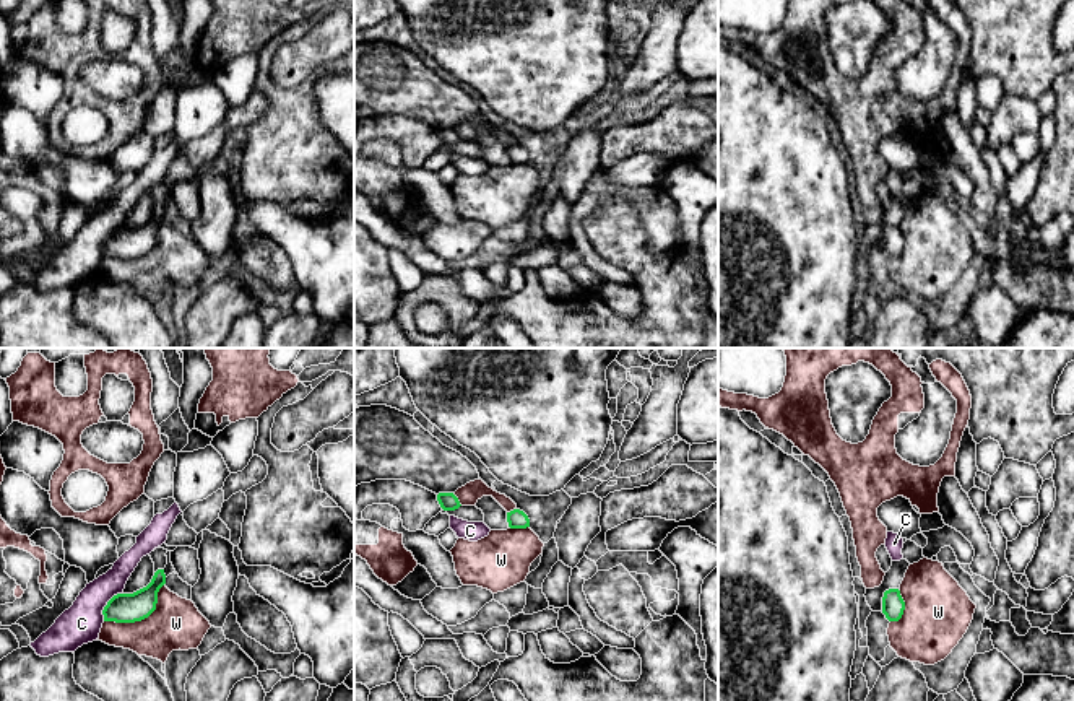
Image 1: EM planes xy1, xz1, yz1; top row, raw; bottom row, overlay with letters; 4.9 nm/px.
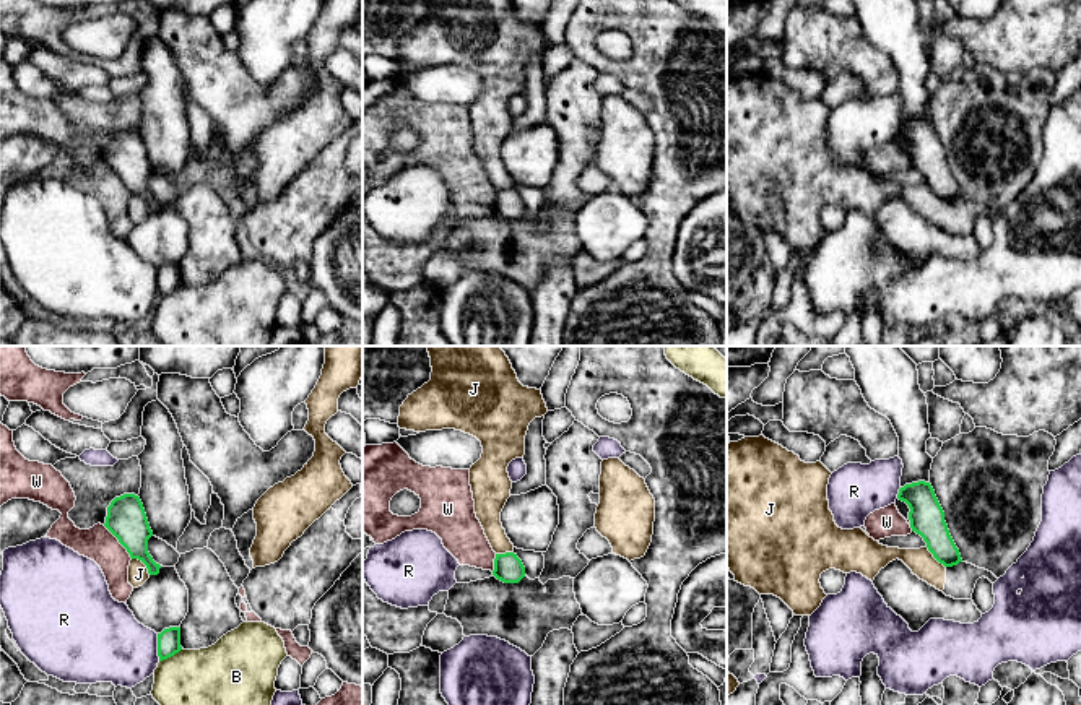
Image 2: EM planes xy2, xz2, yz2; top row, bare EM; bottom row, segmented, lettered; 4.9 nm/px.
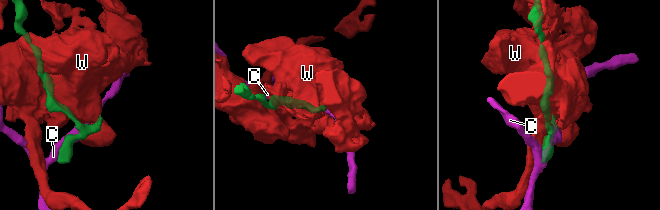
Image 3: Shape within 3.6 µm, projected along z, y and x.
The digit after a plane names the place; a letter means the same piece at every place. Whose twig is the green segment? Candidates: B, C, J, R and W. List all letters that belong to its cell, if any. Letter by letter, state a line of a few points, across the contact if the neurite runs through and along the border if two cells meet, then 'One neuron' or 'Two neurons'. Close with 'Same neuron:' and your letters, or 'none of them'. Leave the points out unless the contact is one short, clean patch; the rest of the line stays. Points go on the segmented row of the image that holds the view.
B: Two neurons
C: Two neurons
J: Line: xy2 (132, 557), (137, 557), (150, 574). Two neurons
R: Two neurons
W: Two neurons
Same neuron: none of them

